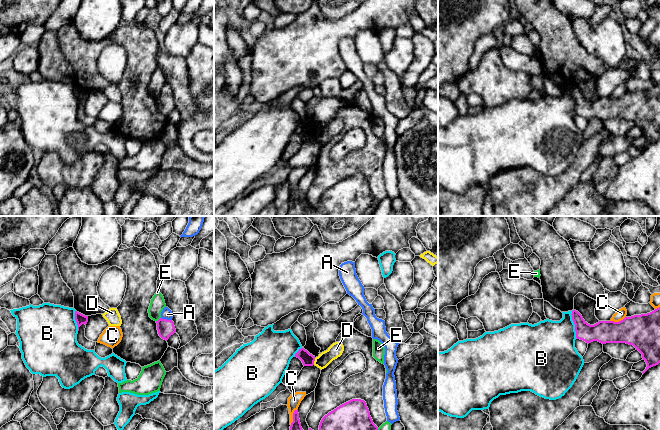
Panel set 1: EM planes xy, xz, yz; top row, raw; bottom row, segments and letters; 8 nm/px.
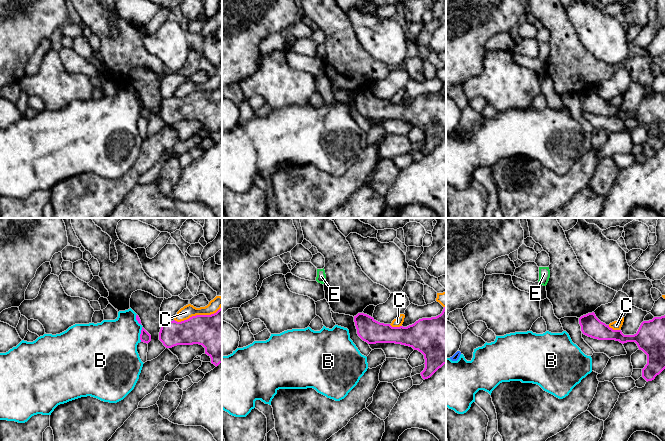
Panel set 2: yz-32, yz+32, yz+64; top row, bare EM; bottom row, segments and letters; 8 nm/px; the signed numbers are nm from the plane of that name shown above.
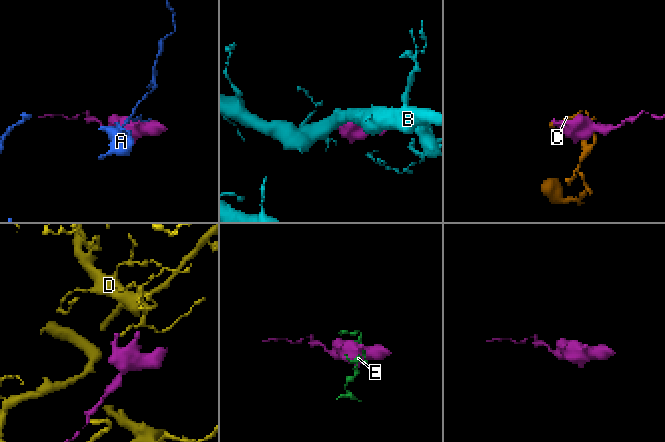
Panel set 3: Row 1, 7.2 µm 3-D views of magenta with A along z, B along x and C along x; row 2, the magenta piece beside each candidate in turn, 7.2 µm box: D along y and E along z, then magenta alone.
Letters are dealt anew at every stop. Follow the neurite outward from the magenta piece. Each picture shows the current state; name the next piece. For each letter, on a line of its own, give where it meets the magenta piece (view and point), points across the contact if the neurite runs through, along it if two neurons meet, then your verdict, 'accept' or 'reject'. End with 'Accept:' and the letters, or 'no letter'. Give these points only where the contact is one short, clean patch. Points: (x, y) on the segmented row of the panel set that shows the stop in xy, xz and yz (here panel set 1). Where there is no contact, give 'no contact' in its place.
A: contact xy (166, 319); border xy (161, 317), (171, 320); reject
B: contact yz (574, 323); border yz (572, 310), (571, 317), (575, 325), (575, 336), (577, 338); reject
C: contact xz (293, 416); reject
D: contact xz (314, 360); border xz (315, 358), (313, 364); reject
E: contact xy (159, 319); reject
Accept: no letter

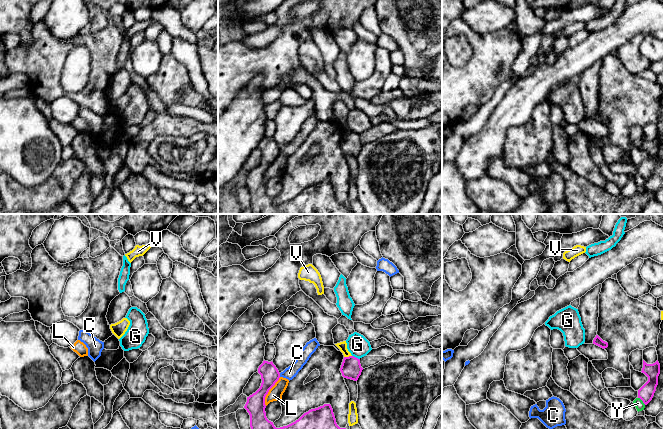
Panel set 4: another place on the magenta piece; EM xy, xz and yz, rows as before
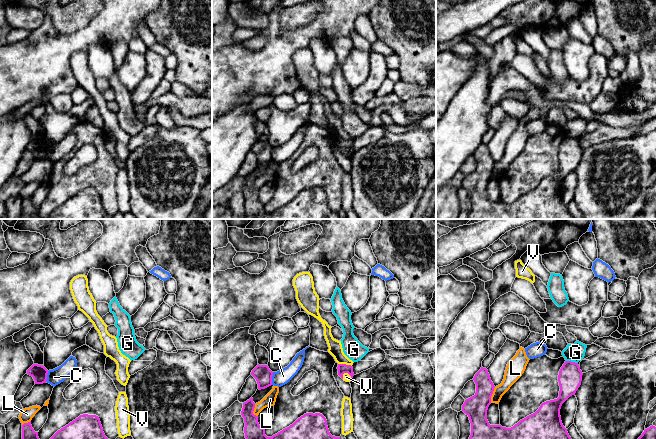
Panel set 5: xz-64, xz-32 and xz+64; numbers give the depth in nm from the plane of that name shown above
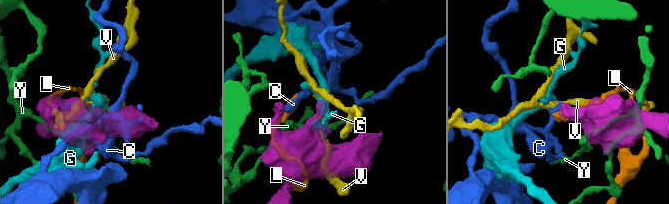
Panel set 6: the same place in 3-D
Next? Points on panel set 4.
C: contact xz (279, 375); border xz (279, 373), (280, 376); reject
G: contact xz (355, 357); border xz (352, 355), (359, 359); reject
L: contact xz (268, 391); reject
V: contact xz (347, 357); border xz (351, 355), (344, 357); reject
Y: contact yz (642, 400); reject
Accept: no letter

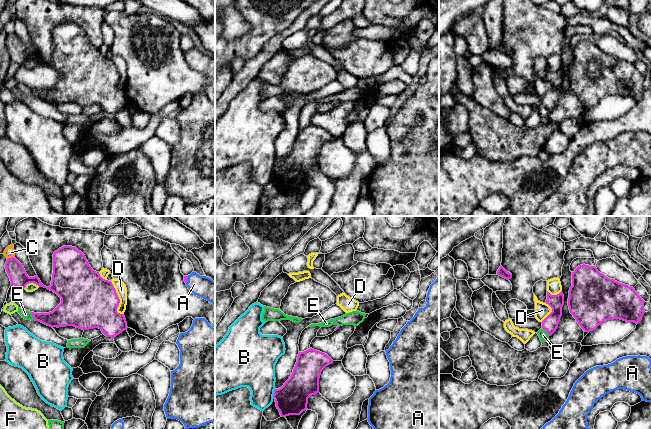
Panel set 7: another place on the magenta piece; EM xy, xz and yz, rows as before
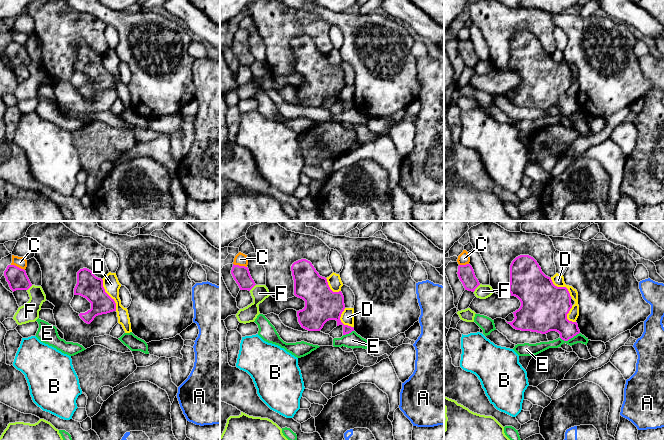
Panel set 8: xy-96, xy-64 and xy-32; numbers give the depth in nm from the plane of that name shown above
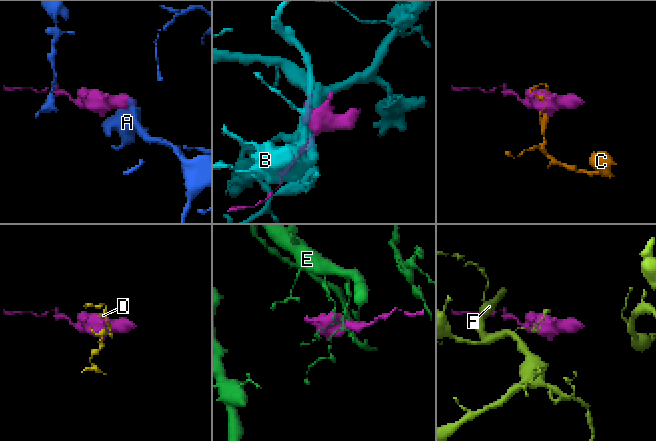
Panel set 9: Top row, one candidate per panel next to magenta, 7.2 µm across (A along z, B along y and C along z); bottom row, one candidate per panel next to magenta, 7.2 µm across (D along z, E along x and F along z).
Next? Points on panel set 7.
A: contact xy (187, 280); accept
B: contact xz (274, 393); reject
C: contact xy (10, 258); reject
D: contact xy (119, 299); reject
E: contact yz (546, 331); reject
F: contact xy (31, 282); reject
Accept: A

